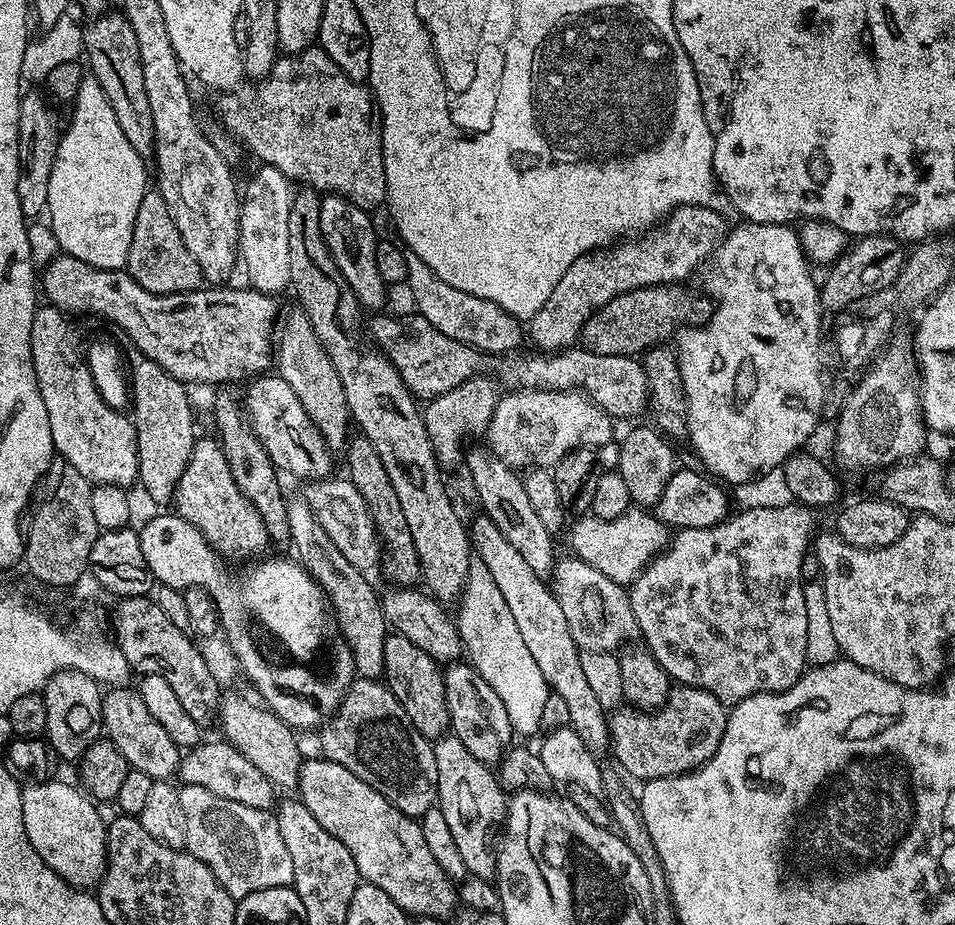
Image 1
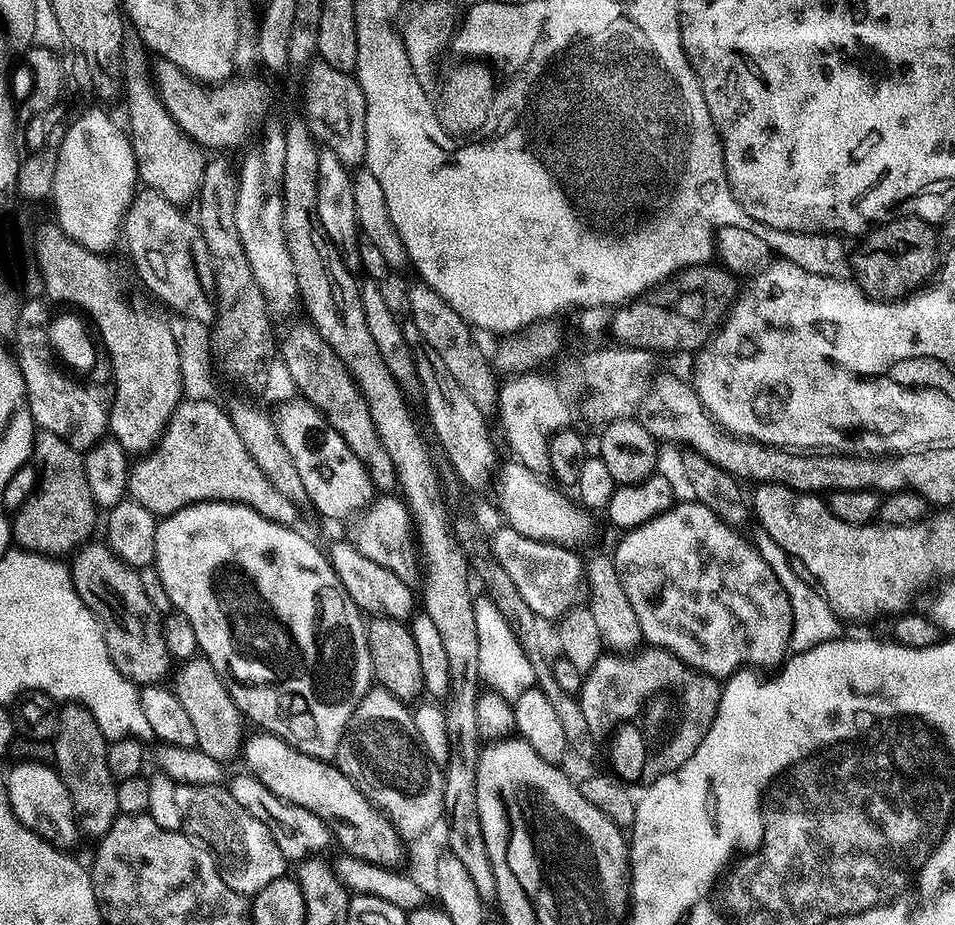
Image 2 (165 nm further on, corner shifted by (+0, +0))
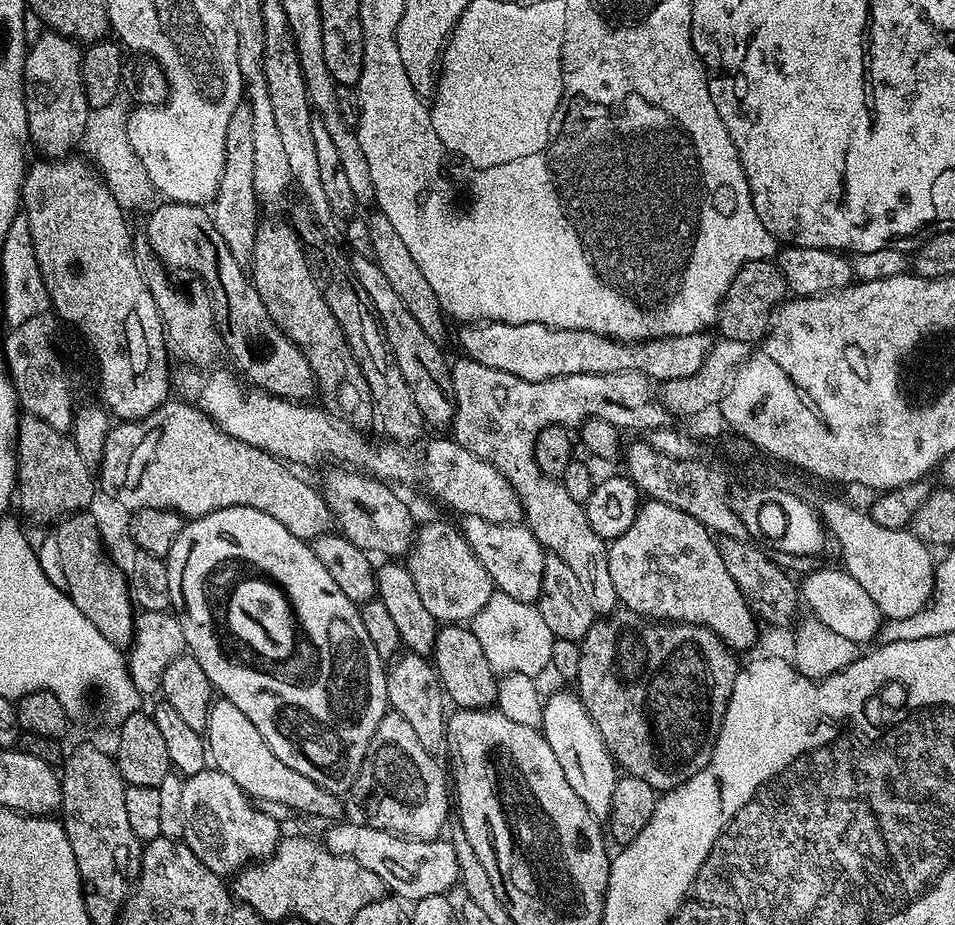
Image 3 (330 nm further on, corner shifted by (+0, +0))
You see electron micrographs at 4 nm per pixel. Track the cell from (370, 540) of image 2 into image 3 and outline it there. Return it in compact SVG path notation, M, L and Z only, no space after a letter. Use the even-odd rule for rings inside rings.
M436 520L419 529L418 539L406 557L406 567L426 610L434 614L441 624L459 624L470 622L490 602L494 585L491 574L475 556L475 550L468 545L462 531Z

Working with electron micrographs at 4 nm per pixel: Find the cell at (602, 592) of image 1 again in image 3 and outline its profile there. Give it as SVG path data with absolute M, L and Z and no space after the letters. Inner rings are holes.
M478 515L463 517L460 523L464 539L475 550L475 556L491 574L497 591L509 594L510 598L519 601L535 603L540 597L546 550L534 538L527 525L492 523Z

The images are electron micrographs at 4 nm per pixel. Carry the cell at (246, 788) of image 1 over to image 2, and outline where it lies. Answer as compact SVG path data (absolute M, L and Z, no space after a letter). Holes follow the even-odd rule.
M247 770L241 772L241 776L227 781L228 792L234 798L234 802L238 802L238 806L242 806L242 810L254 814L254 818L258 818L258 822L262 822L262 826L266 826L272 831L274 842L278 842L278 850L282 850L285 861L307 861L309 858L323 853L320 851L328 843L330 845L333 843L332 831L329 830L327 824L322 822L322 818L318 818L318 814L310 814L310 810L297 804L291 804L289 800L278 798L278 794L274 794L274 790L270 790L251 772Z

